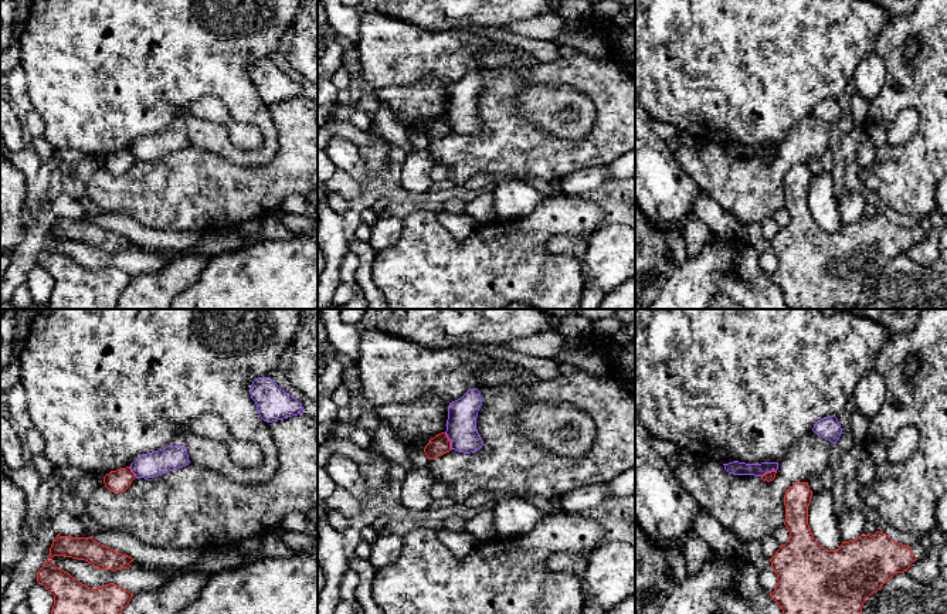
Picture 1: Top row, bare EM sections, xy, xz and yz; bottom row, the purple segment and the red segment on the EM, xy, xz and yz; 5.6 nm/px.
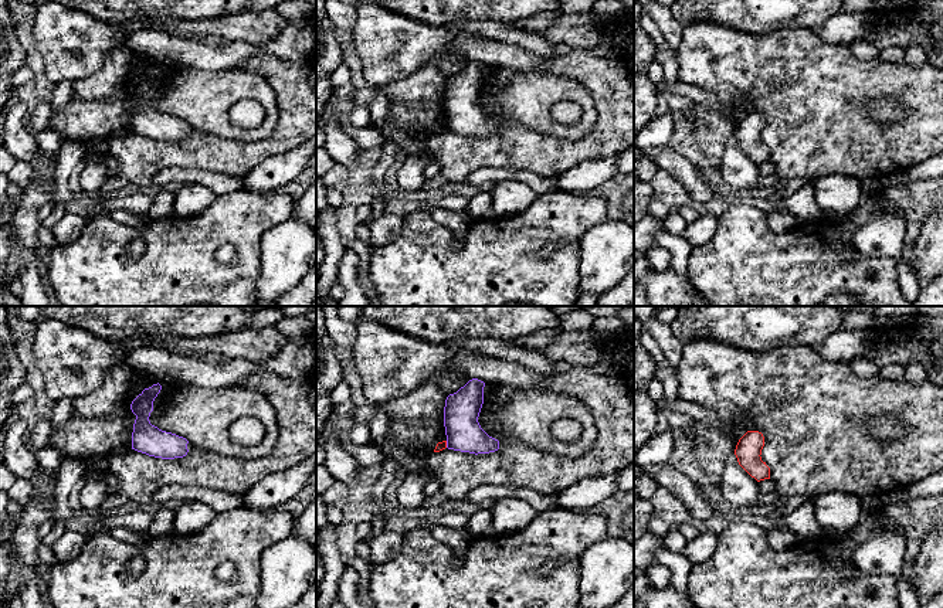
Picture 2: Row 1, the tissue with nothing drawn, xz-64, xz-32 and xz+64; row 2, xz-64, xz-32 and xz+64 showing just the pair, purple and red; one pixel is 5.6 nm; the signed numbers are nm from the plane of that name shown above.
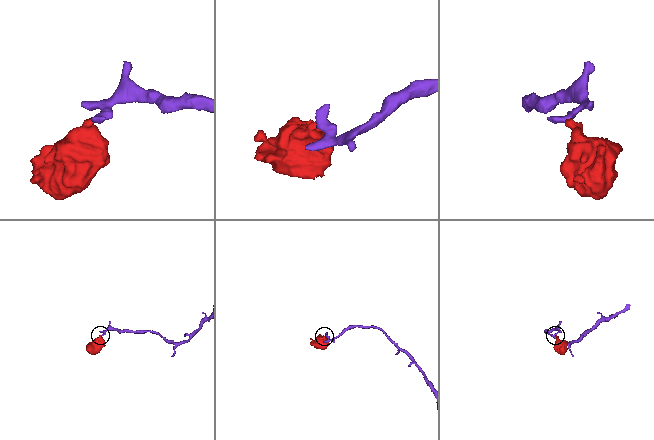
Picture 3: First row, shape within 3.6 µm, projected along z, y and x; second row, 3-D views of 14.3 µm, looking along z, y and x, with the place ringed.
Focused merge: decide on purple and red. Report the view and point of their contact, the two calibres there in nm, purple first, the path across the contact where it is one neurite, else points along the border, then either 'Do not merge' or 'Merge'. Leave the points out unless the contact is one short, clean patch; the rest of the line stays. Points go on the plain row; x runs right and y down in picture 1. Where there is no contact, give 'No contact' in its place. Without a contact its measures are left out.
Touches purple at xz (450, 122). Thickness 180 nm (purple) against 120 nm. Boundary: xz (444, 115), (451, 131). Do not merge

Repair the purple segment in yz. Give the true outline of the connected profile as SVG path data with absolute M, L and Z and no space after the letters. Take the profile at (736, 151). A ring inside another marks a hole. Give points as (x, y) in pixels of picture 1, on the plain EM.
M733 143L723 147L724 152L733 157L763 159L767 155L778 152L778 145L746 146L746 145Z

